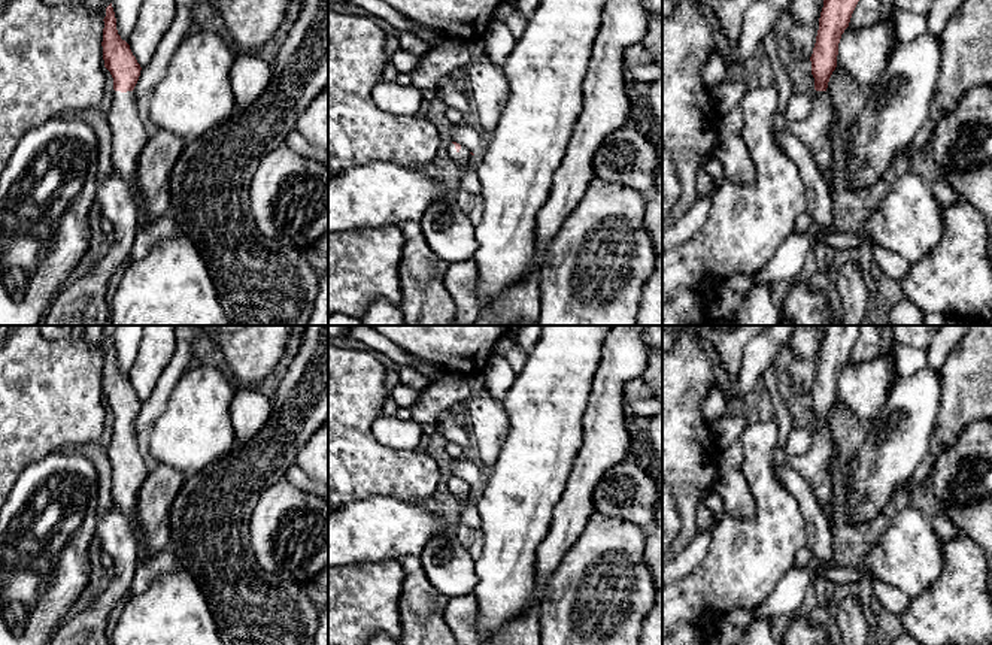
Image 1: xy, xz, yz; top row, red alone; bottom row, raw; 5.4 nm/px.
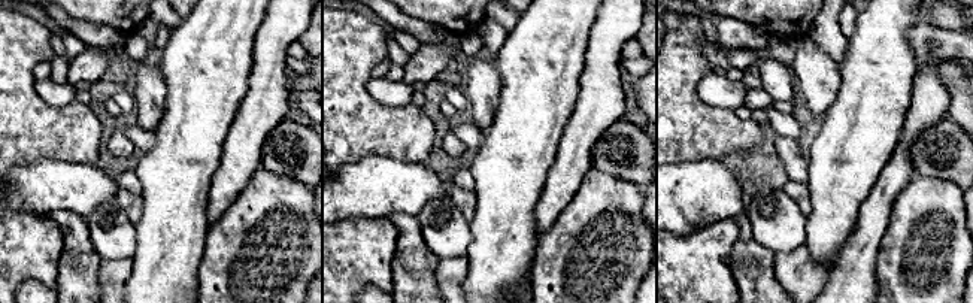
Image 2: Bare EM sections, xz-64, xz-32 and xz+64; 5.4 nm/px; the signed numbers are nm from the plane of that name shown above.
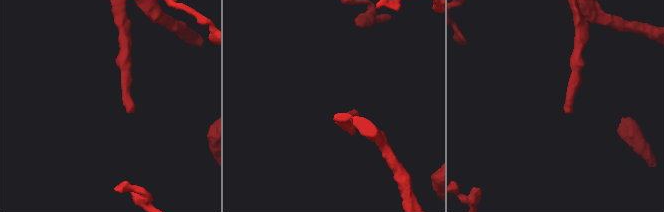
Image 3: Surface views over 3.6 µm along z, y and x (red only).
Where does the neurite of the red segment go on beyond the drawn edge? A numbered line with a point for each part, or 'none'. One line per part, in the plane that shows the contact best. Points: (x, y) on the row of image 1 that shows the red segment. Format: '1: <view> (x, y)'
1: xz (470, 182)

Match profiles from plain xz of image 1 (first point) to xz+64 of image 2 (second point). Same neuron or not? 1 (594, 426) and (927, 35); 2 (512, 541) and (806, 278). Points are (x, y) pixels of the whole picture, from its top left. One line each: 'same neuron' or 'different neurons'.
1: different neurons
2: different neurons

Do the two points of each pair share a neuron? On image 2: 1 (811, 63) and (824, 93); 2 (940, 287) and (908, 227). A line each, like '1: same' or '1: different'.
1: same
2: same

